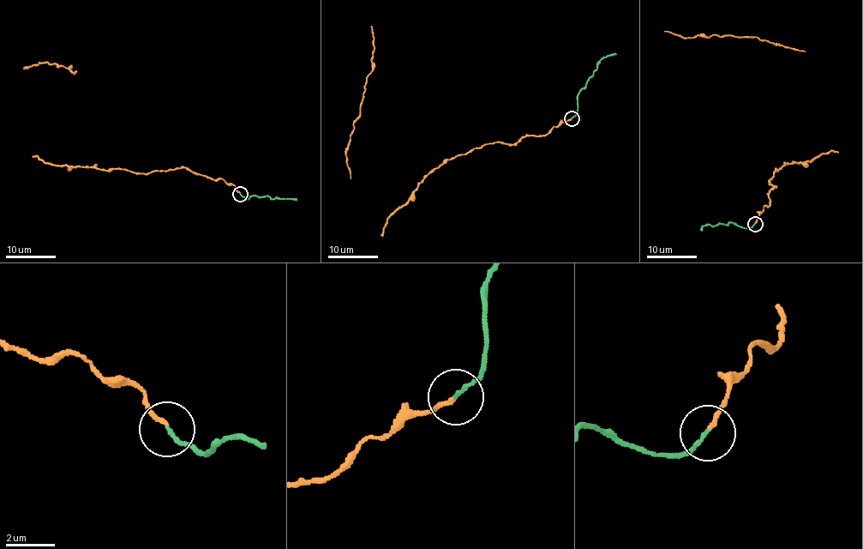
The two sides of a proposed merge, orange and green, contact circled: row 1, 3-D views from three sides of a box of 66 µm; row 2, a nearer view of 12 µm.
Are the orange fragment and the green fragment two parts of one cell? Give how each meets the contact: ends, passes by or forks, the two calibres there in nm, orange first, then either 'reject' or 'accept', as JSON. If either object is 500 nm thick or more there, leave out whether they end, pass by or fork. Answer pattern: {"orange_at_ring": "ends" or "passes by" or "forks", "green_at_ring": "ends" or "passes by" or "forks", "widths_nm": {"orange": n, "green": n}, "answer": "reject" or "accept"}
{"orange_at_ring": "ends", "green_at_ring": "ends", "widths_nm": {"orange": 160, "green": 170}, "answer": "accept"}

